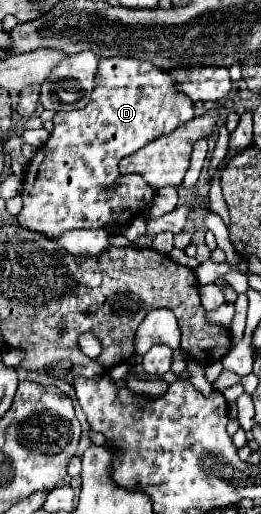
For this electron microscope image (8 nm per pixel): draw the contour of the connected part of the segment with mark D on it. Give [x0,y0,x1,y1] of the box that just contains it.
[18,56,194,238]

